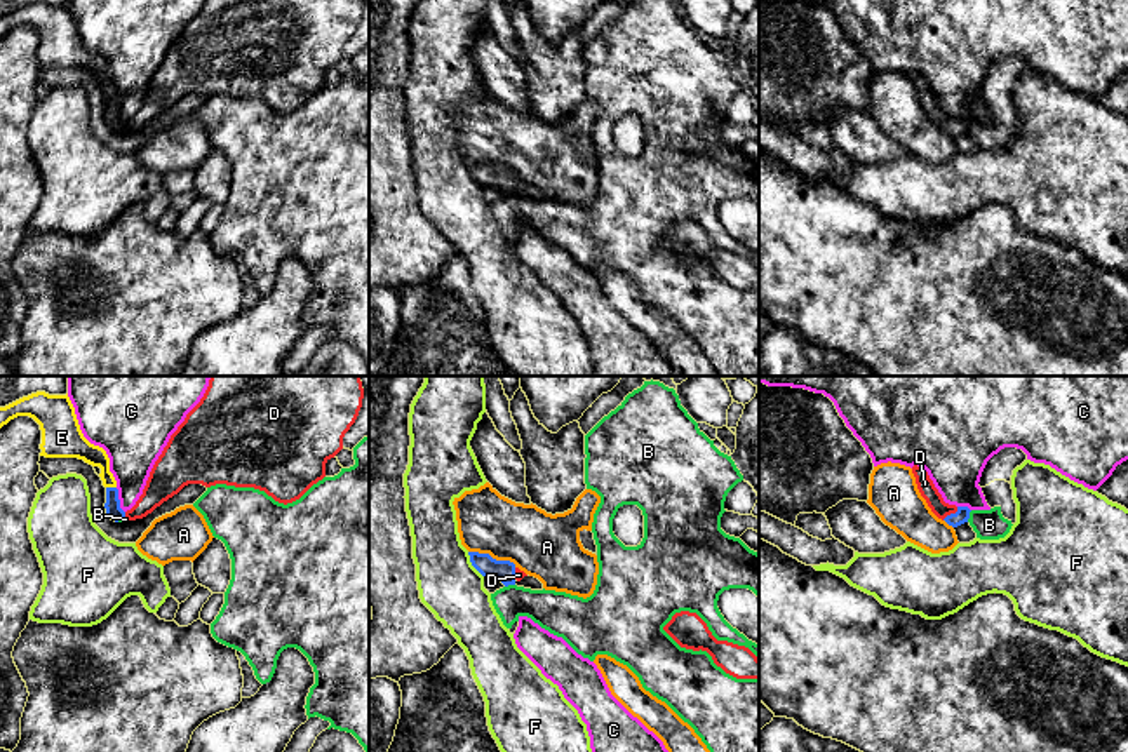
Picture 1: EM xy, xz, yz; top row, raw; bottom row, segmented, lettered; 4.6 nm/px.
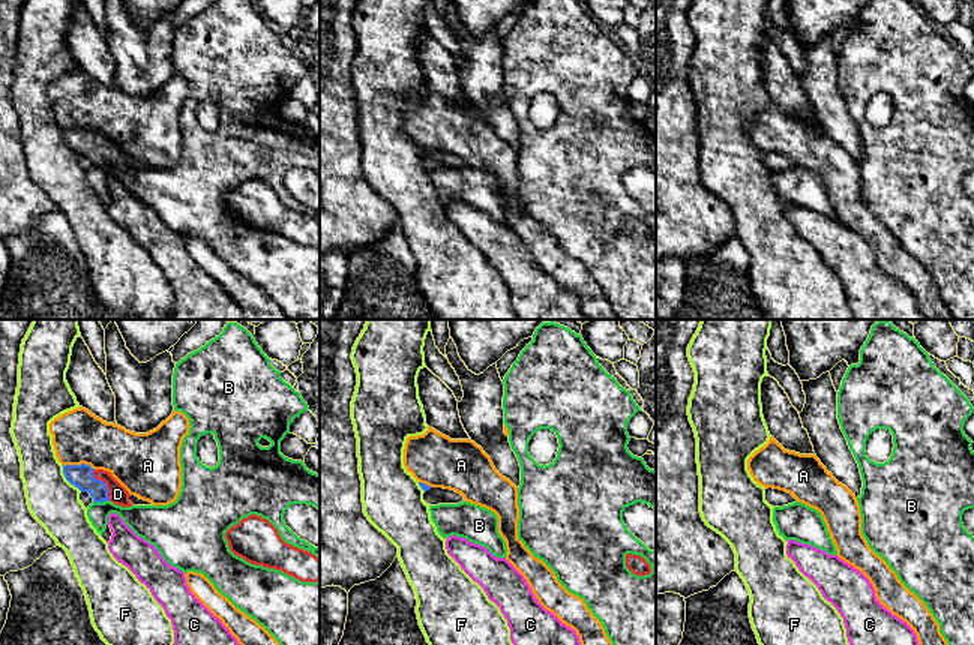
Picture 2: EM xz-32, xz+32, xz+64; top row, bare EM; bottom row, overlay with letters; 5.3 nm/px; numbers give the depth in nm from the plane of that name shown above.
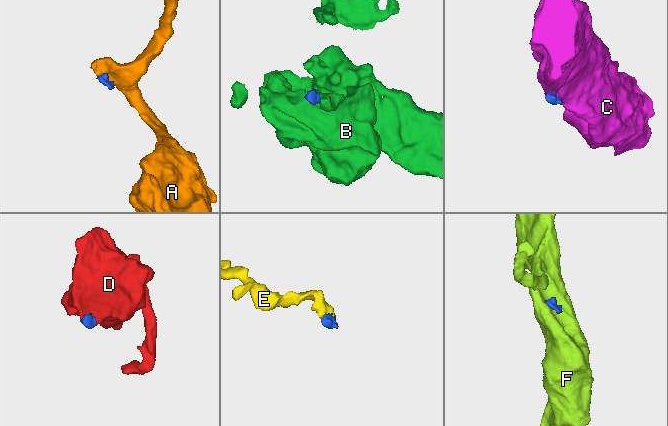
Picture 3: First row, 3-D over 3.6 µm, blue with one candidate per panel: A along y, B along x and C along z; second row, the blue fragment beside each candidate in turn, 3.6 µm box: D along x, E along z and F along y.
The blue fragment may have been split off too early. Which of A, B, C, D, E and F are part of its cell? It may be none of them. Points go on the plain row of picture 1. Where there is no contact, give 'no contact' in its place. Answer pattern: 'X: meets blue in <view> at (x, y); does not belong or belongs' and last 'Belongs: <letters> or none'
A: meets blue in xz at (491, 167); does not belong
B: meets blue in yz at (968, 126); does not belong
C: meets blue in xy at (119, 110); does not belong
D: meets blue in yz at (951, 124); belongs
E: meets blue in xy at (112, 98); belongs
F: meets blue in xz at (472, 174); does not belong
Belongs: D, E

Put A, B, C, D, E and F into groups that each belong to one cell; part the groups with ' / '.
A / B / C / D E / F

